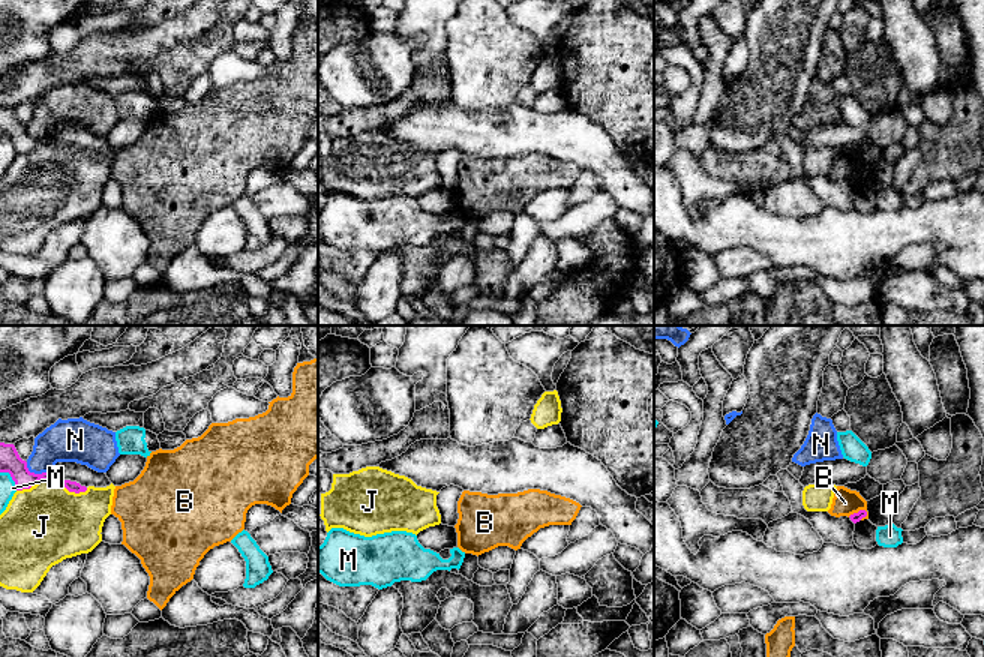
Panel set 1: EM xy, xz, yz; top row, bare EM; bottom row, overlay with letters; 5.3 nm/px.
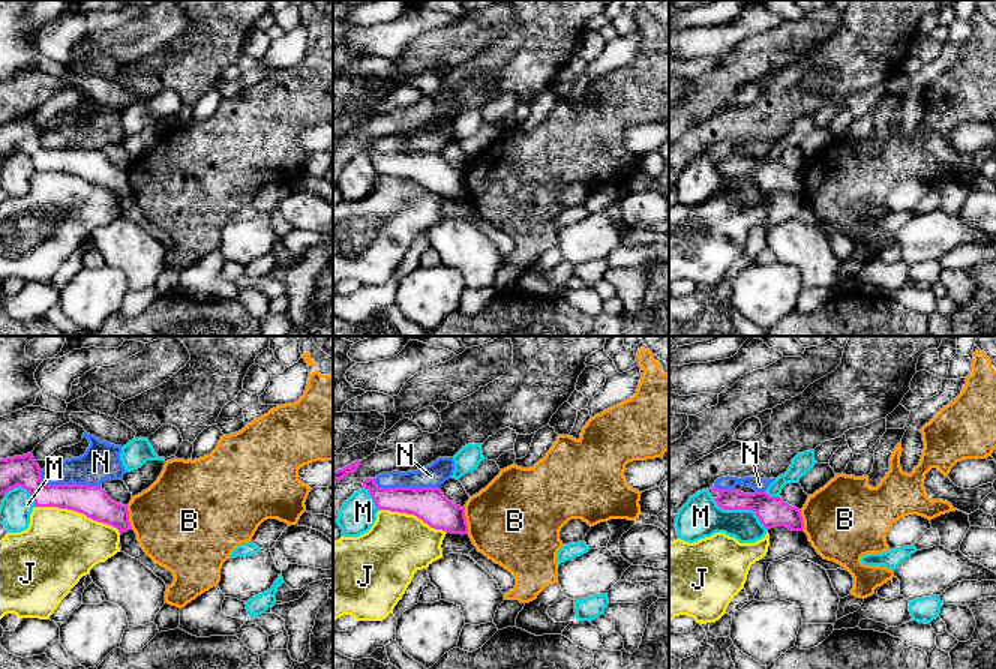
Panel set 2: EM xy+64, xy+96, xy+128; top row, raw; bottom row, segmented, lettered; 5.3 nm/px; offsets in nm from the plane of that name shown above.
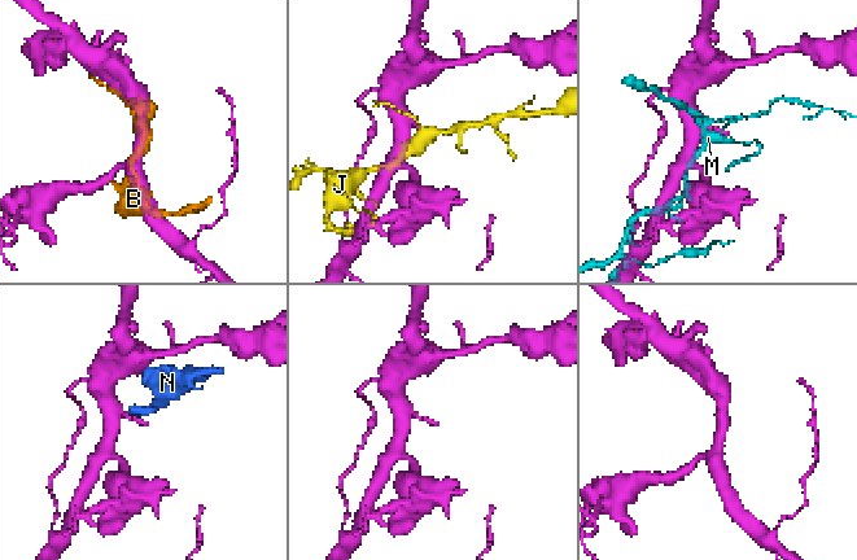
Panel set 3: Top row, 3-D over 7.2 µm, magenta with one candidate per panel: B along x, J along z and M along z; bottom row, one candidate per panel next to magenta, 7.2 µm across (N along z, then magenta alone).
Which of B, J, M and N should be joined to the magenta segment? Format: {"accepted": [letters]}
{"accepted": []}

